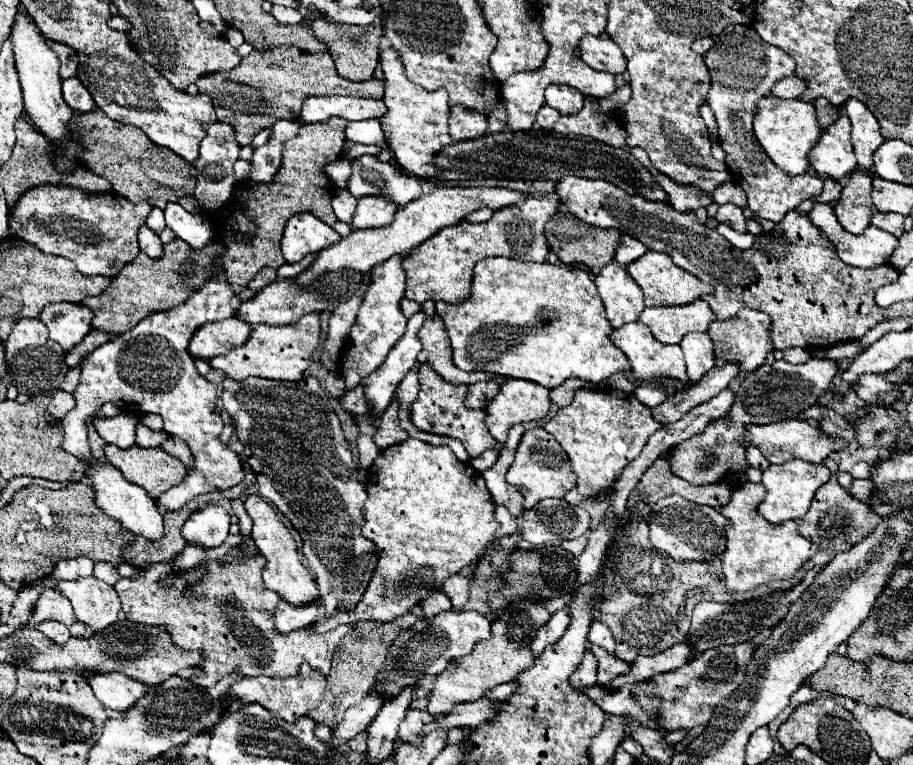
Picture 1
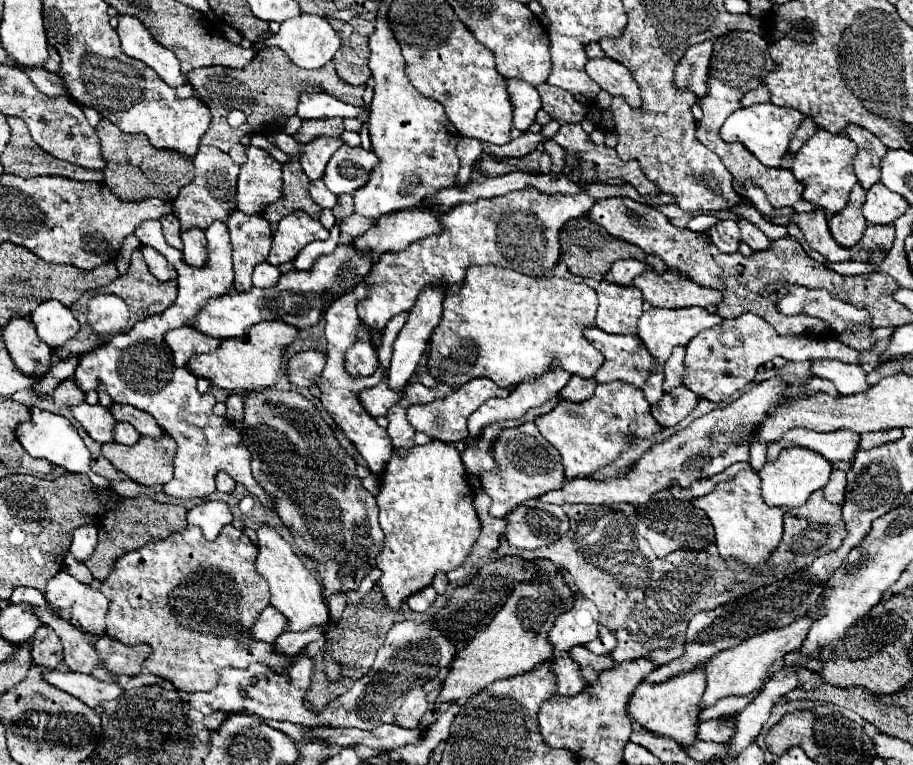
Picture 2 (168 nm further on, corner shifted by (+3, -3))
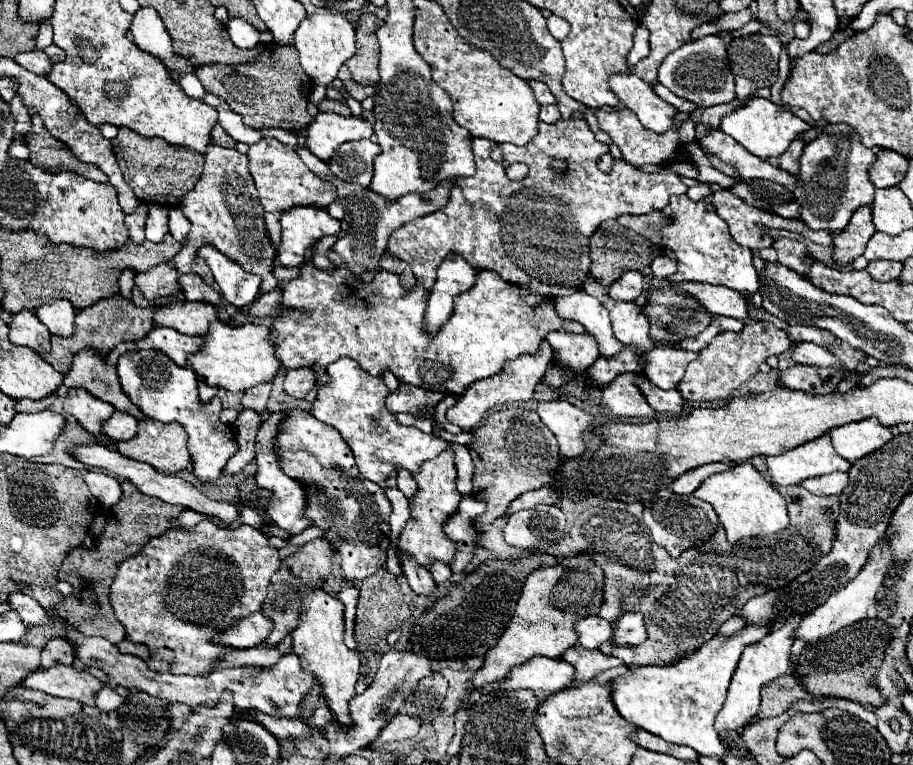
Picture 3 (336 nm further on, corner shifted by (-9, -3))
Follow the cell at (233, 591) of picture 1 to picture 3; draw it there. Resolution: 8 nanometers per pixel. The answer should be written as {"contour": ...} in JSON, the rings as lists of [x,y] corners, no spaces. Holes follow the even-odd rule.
{"contour":[[[201,521],[193,529],[169,529],[167,533],[153,537],[141,553],[125,559],[111,585],[109,601],[115,617],[127,631],[127,639],[149,647],[151,657],[147,659],[147,665],[153,671],[199,675],[207,679],[215,663],[233,651],[233,647],[221,645],[215,639],[219,639],[225,629],[263,607],[267,587],[279,565],[281,557],[277,549],[271,547],[267,537],[251,525],[239,525],[229,531],[211,521]]]}

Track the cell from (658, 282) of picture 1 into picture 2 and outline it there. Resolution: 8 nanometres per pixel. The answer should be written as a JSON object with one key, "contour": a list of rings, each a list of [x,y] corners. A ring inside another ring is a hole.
{"contour":[[[645,269],[641,277],[633,281],[633,285],[643,293],[643,301],[651,307],[667,307],[667,309],[681,309],[681,307],[705,307],[715,309],[721,301],[721,291],[701,287],[691,279],[677,275],[677,273],[655,273]]]}

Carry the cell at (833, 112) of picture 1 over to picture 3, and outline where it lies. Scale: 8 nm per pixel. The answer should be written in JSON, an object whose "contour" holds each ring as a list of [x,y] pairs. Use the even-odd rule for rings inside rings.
{"contour":[[[795,139],[789,145],[789,149],[779,157],[779,167],[785,169],[785,171],[789,171],[789,173],[793,173],[793,175],[797,175],[799,173],[799,157],[801,157],[803,147],[805,147],[805,141]]]}

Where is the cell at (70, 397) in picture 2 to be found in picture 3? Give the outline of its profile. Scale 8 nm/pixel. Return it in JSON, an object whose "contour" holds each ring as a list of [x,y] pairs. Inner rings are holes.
{"contour":[[[81,351],[81,355],[77,355],[77,359],[73,359],[73,367],[65,375],[63,385],[67,389],[75,389],[75,387],[85,389],[91,395],[95,395],[97,399],[111,403],[115,409],[125,411],[125,413],[133,415],[135,419],[145,417],[143,411],[139,411],[139,407],[135,407],[129,401],[129,395],[121,389],[115,367],[107,367],[103,363],[103,357],[97,357],[91,351]]]}

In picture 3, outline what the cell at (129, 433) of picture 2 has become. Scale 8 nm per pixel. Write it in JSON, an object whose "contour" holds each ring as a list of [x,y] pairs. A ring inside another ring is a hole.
{"contour":[[[115,411],[113,417],[105,423],[105,435],[111,441],[127,441],[137,435],[137,419],[133,415],[125,415],[123,411]]]}

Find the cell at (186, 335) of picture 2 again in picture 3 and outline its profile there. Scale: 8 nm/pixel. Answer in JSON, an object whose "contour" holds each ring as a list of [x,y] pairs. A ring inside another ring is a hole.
{"contour":[[[155,327],[145,339],[137,341],[137,349],[159,349],[167,353],[177,365],[187,365],[189,355],[199,351],[203,337],[183,335],[169,327]]]}

